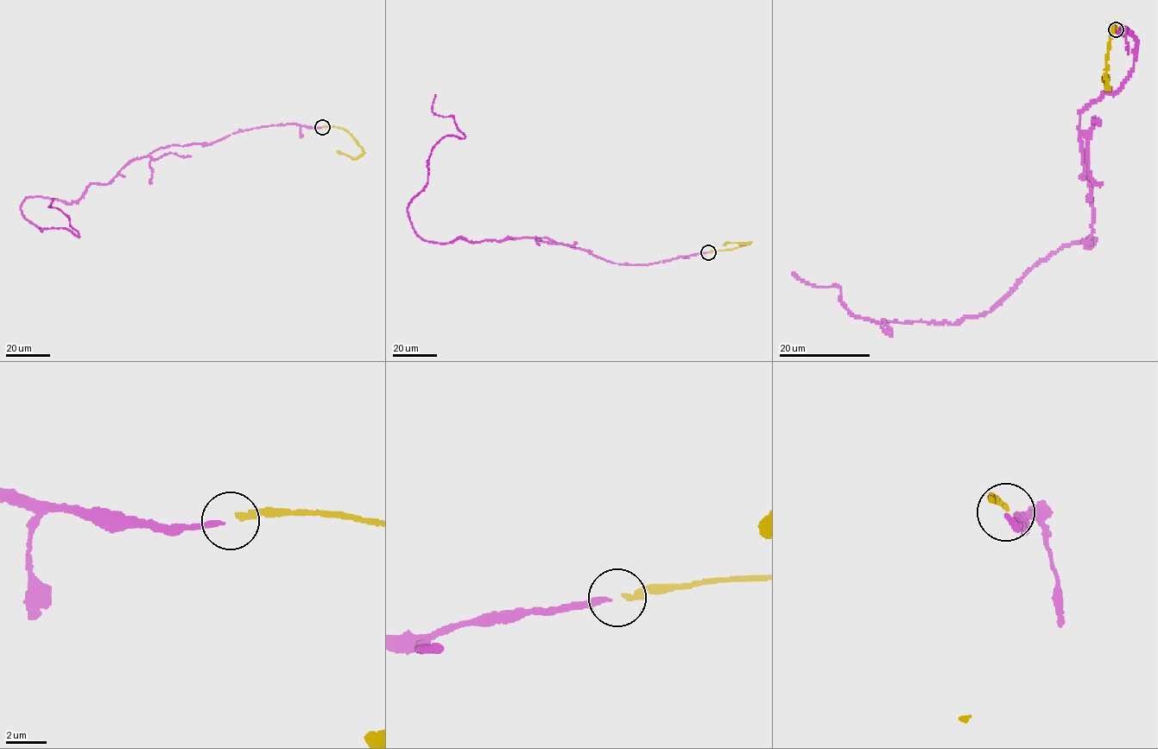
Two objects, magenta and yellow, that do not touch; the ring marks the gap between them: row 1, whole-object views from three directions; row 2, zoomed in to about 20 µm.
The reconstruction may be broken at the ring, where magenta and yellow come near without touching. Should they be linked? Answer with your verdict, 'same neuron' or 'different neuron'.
same neuron

